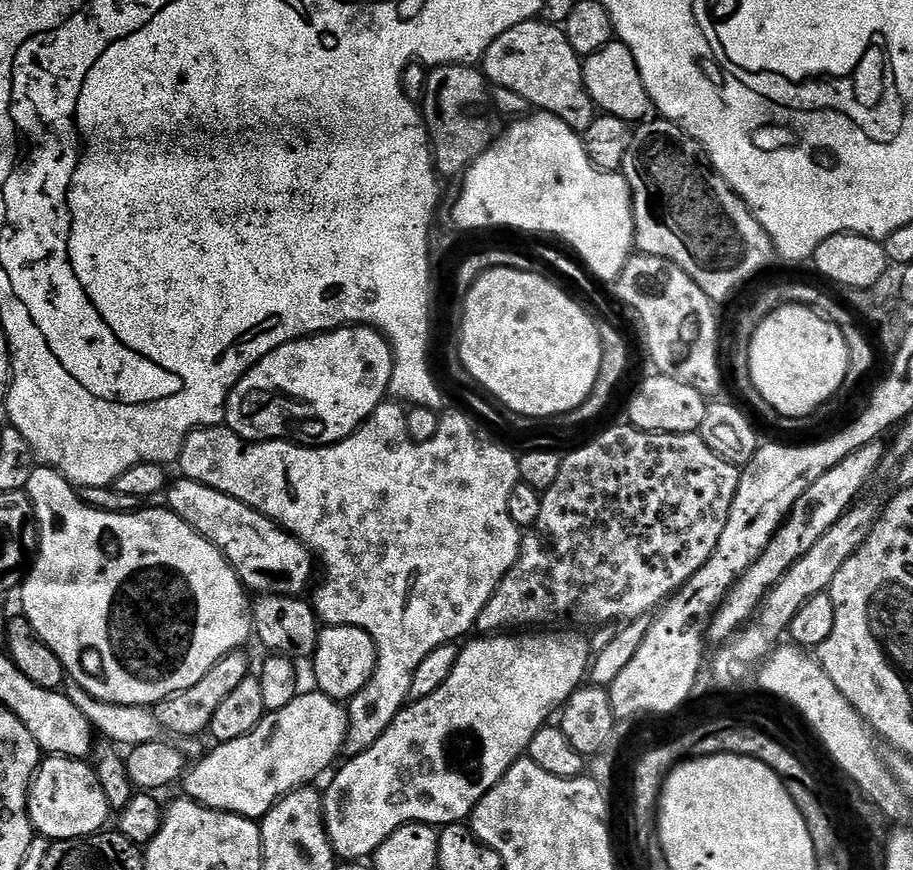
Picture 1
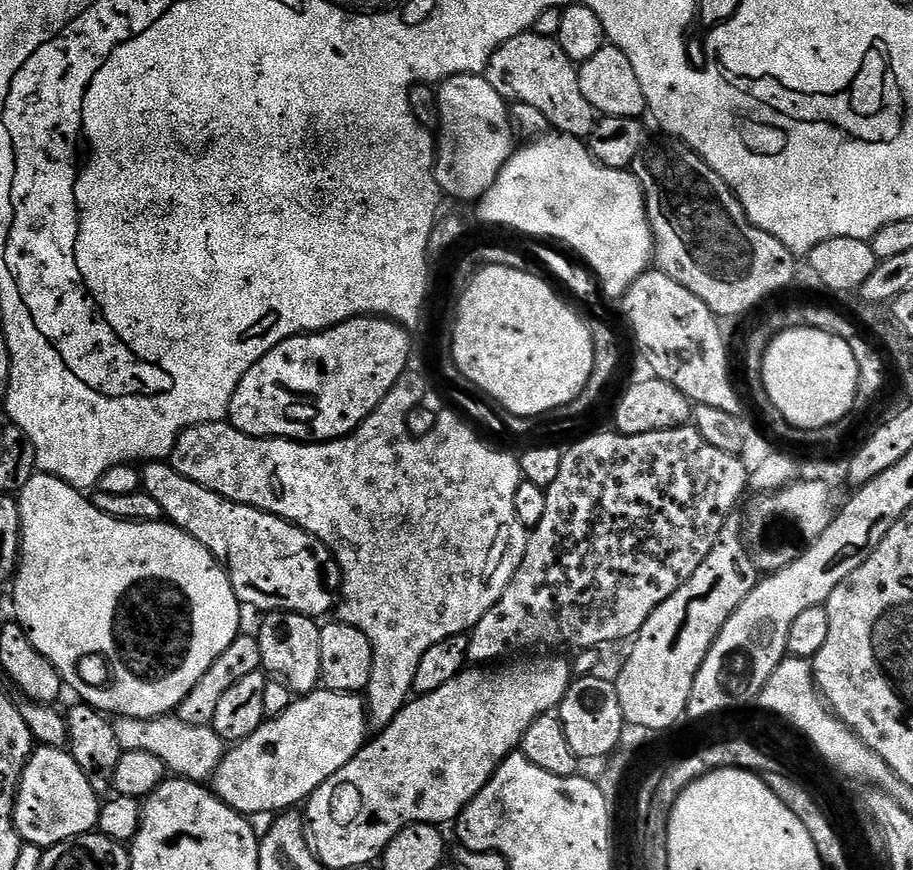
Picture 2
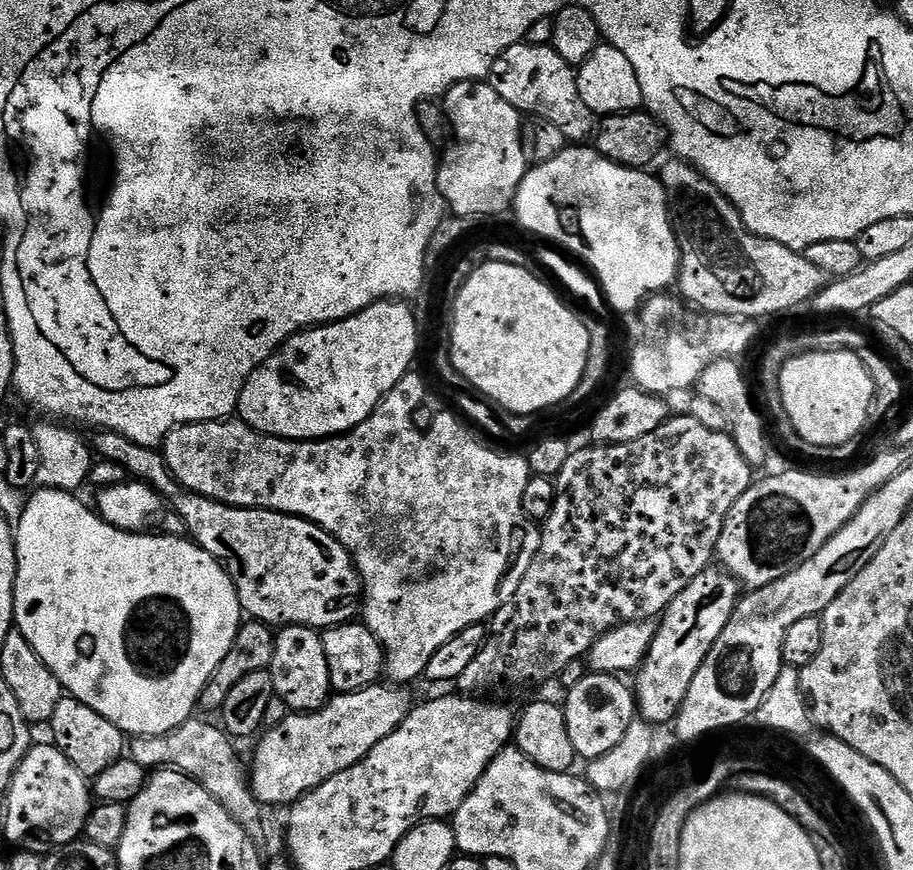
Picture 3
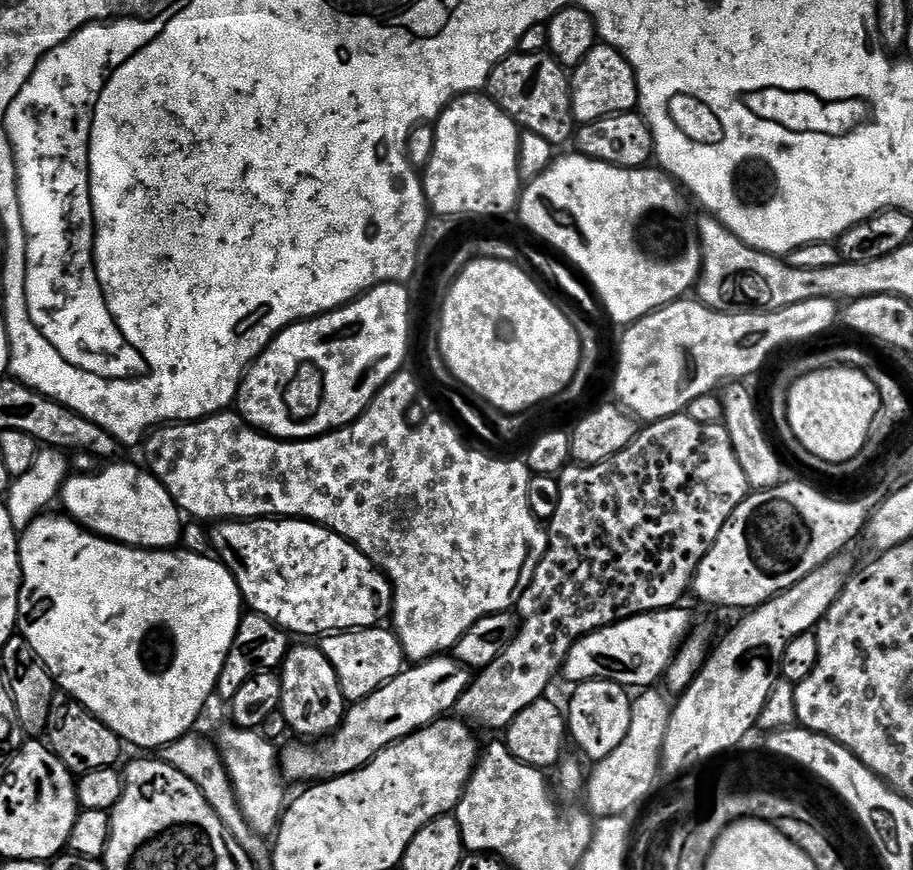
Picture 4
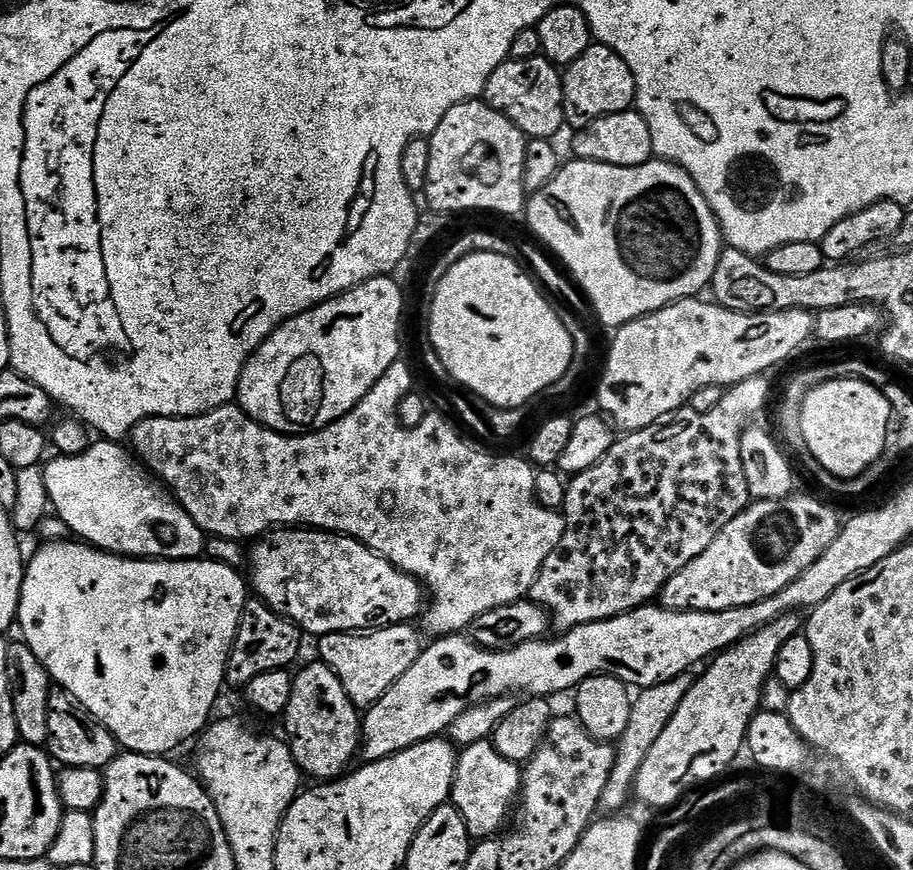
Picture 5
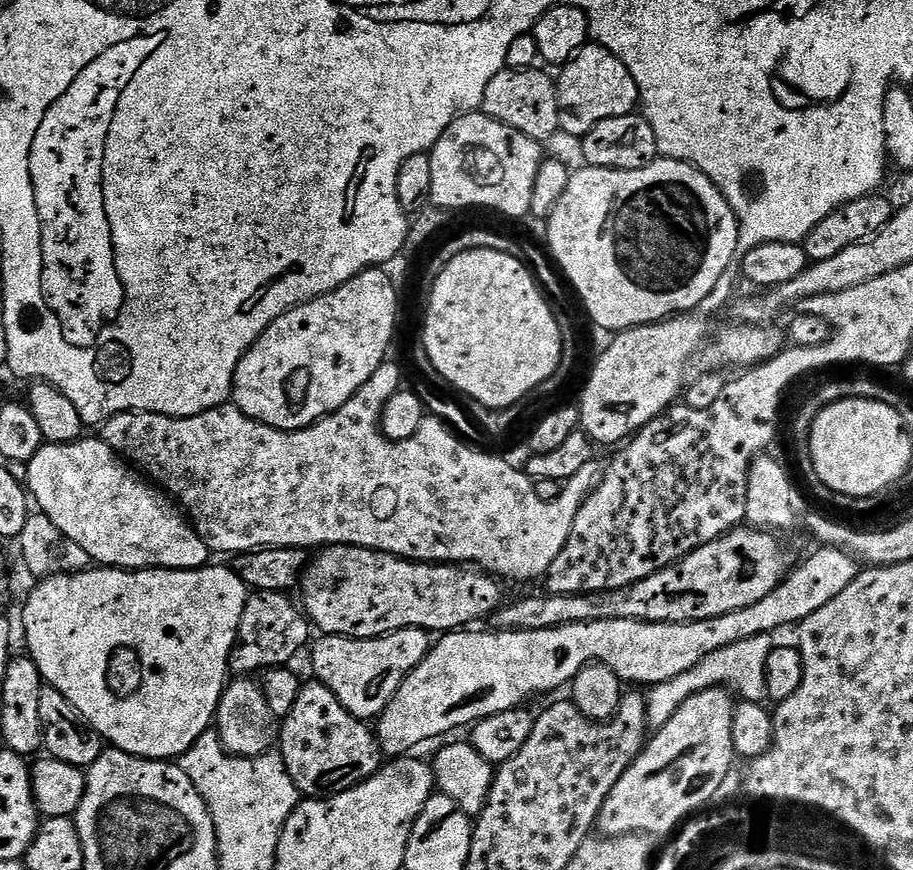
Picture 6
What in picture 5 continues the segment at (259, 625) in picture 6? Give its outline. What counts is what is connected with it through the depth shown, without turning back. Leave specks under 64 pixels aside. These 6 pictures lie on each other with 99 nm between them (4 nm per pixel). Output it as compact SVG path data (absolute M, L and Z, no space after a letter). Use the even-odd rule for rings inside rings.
M252 598L245 603L244 612L240 615L240 625L236 631L236 640L232 643L232 653L228 656L228 665L224 671L225 685L230 689L243 690L253 678L258 678L258 674L267 674L269 670L279 668L291 669L292 663L296 660L296 655L300 652L300 639L302 633L292 621L284 616L278 615L269 604L265 604L259 598Z

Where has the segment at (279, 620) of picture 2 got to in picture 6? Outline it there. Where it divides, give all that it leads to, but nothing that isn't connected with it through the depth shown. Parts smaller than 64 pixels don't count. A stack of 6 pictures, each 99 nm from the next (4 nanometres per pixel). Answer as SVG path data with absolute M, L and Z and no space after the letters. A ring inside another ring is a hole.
M305 683L301 687L298 702L294 702L294 710L290 710L290 714L283 717L278 737L278 751L286 762L286 770L294 786L300 791L301 797L326 800L366 782L380 771L382 753L375 731L365 721L351 716L325 684L311 683Z

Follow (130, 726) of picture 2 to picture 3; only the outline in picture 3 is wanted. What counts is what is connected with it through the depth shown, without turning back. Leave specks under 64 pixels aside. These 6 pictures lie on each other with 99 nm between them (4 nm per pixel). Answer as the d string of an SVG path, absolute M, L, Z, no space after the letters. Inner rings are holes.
M193 718L166 734L133 736L130 740L130 759L146 770L172 768L186 774L191 780L197 780L243 826L250 839L263 841L264 816L260 813L262 805L252 793L245 761L244 764L240 761L240 756L232 745L235 744L233 737L223 727L213 724Z

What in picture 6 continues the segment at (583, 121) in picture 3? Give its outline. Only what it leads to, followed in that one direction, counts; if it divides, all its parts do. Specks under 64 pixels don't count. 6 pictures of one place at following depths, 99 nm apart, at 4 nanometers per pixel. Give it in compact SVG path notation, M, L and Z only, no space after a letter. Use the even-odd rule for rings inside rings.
M505 67L504 71L494 74L494 78L490 78L490 86L486 86L482 111L490 118L526 134L526 138L547 142L552 135L560 132L560 111L556 80L540 71L539 67L526 70Z

